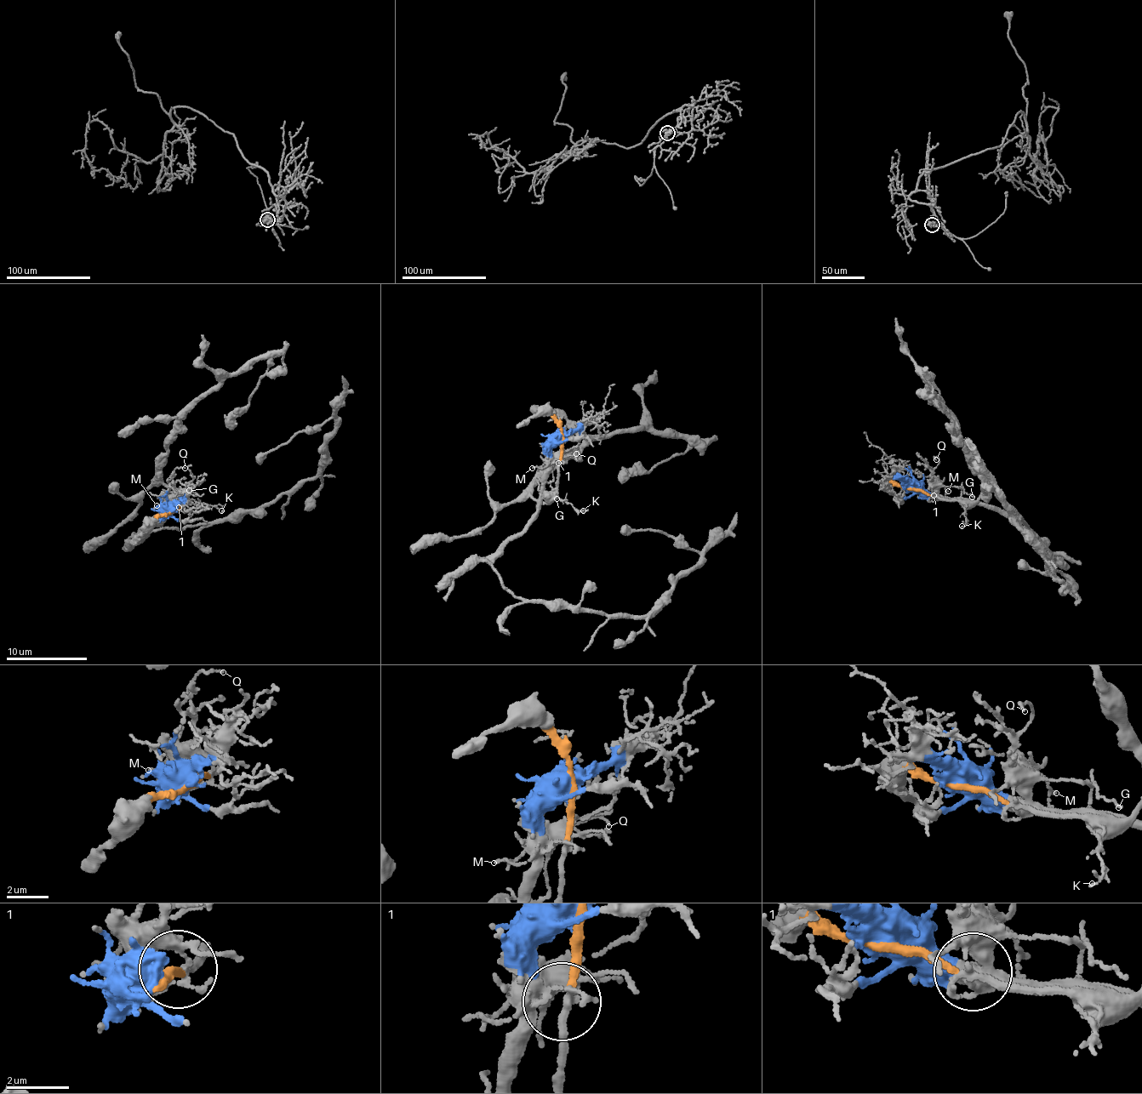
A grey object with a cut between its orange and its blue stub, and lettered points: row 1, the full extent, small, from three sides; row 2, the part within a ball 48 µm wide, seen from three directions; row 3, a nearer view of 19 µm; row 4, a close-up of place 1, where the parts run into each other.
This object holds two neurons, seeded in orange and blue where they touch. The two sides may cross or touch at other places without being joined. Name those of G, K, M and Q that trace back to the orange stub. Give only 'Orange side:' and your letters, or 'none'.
Orange side: K

